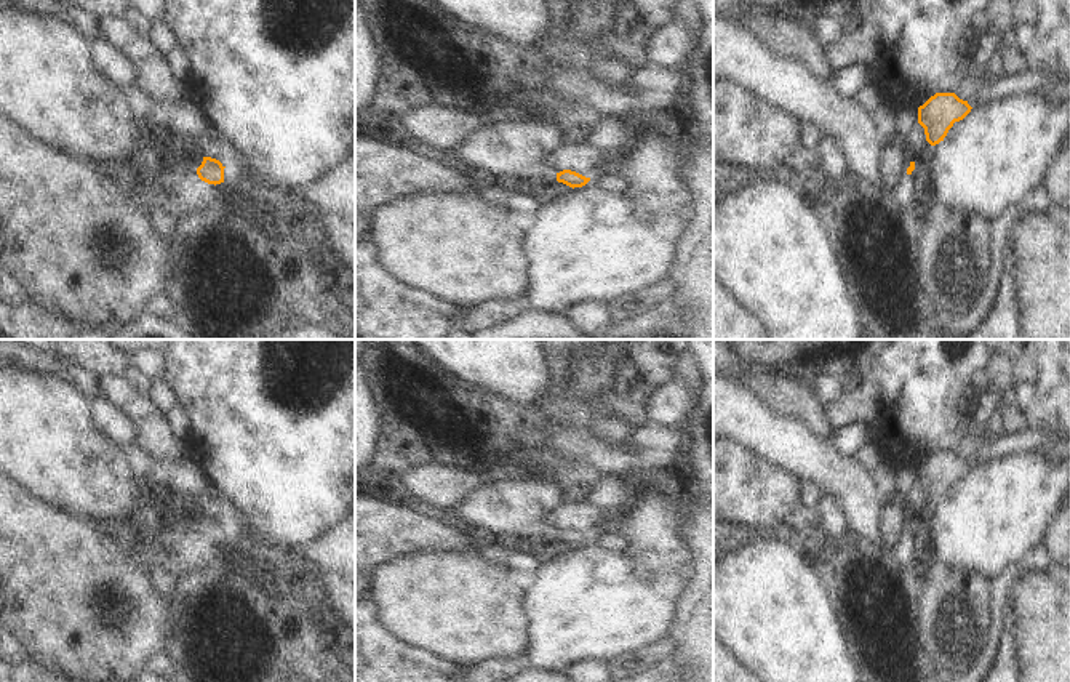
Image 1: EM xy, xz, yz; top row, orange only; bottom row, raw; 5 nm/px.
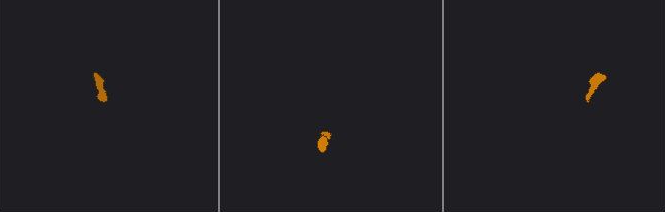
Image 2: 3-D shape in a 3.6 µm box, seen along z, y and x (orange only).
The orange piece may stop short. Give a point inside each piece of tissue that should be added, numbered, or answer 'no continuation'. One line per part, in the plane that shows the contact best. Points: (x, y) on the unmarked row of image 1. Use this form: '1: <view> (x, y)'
1: xy (179, 551)

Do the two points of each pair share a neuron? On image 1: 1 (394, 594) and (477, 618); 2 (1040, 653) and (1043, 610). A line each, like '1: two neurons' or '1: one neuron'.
1: one neuron
2: one neuron

